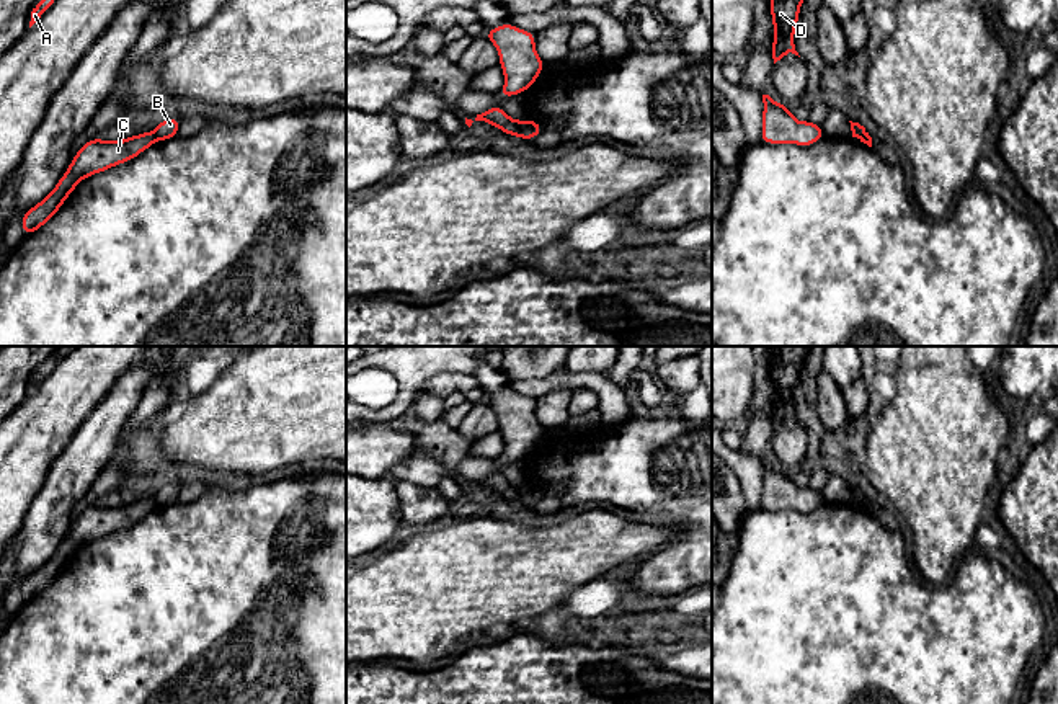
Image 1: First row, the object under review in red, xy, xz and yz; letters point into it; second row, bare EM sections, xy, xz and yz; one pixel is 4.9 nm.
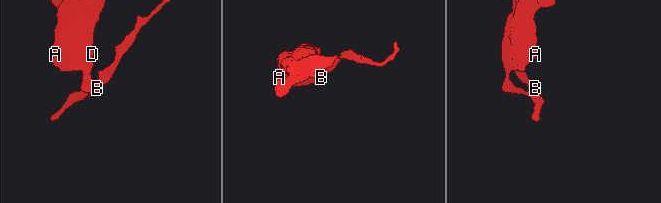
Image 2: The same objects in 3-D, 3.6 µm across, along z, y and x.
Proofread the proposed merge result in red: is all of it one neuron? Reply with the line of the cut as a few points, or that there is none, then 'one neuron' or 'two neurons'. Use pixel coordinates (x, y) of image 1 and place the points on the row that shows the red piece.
cut xz (518, 123), (521, 136); two neurons

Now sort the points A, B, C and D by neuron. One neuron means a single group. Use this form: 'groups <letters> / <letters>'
groups A C D / B

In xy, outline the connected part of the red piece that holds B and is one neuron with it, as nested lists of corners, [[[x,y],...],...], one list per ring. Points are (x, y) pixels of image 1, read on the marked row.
[[[167,118],[163,119],[160,124],[155,126],[153,134],[157,137],[157,140],[168,140],[168,139],[175,139],[178,127],[181,124],[180,118]]]

